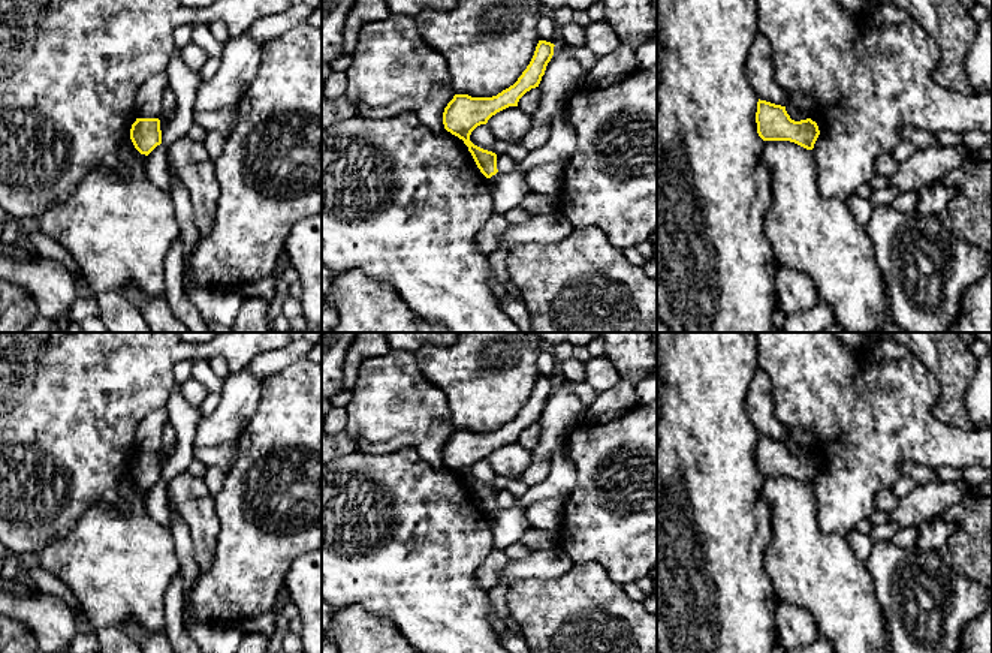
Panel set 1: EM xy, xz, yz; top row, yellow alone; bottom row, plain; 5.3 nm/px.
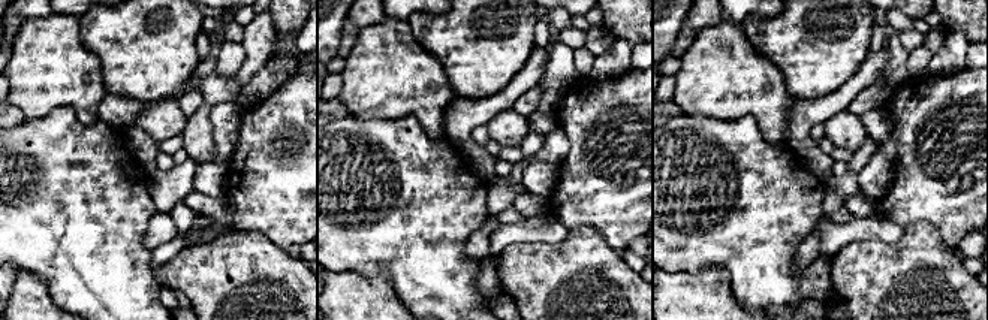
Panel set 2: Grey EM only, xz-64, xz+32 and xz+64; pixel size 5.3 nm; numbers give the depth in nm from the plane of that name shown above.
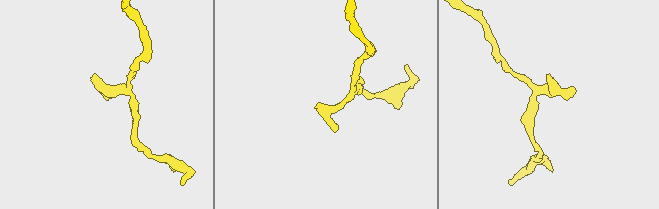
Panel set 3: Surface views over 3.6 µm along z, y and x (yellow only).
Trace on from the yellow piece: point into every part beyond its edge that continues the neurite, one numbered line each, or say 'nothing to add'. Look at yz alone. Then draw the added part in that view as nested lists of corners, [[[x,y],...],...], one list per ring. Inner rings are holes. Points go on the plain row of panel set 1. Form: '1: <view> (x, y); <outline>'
nothing to add

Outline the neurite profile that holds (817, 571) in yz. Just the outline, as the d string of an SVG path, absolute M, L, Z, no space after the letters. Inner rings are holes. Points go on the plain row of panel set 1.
M765 476L762 497L772 524L765 557L780 602L808 611L833 653L890 653L871 575L845 536L820 529L812 485Z

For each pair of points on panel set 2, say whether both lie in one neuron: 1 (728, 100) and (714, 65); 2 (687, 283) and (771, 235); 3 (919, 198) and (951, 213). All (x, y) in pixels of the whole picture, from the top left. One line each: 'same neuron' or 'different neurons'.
1: same neuron
2: different neurons
3: same neuron

